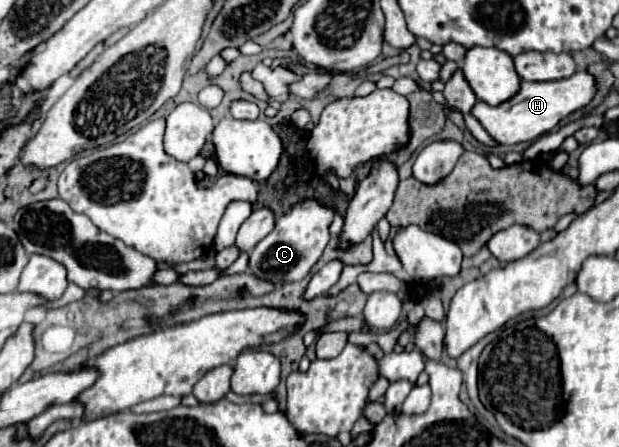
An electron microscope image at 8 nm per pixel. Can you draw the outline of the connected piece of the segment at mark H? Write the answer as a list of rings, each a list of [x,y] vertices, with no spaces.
[[[587,70],[575,72],[563,80],[551,82],[521,82],[521,90],[511,100],[499,106],[487,106],[477,102],[471,108],[471,114],[481,122],[481,126],[489,132],[489,136],[499,144],[519,144],[519,142],[533,142],[539,136],[551,132],[563,118],[573,114],[575,110],[587,106],[597,94],[597,78]]]

